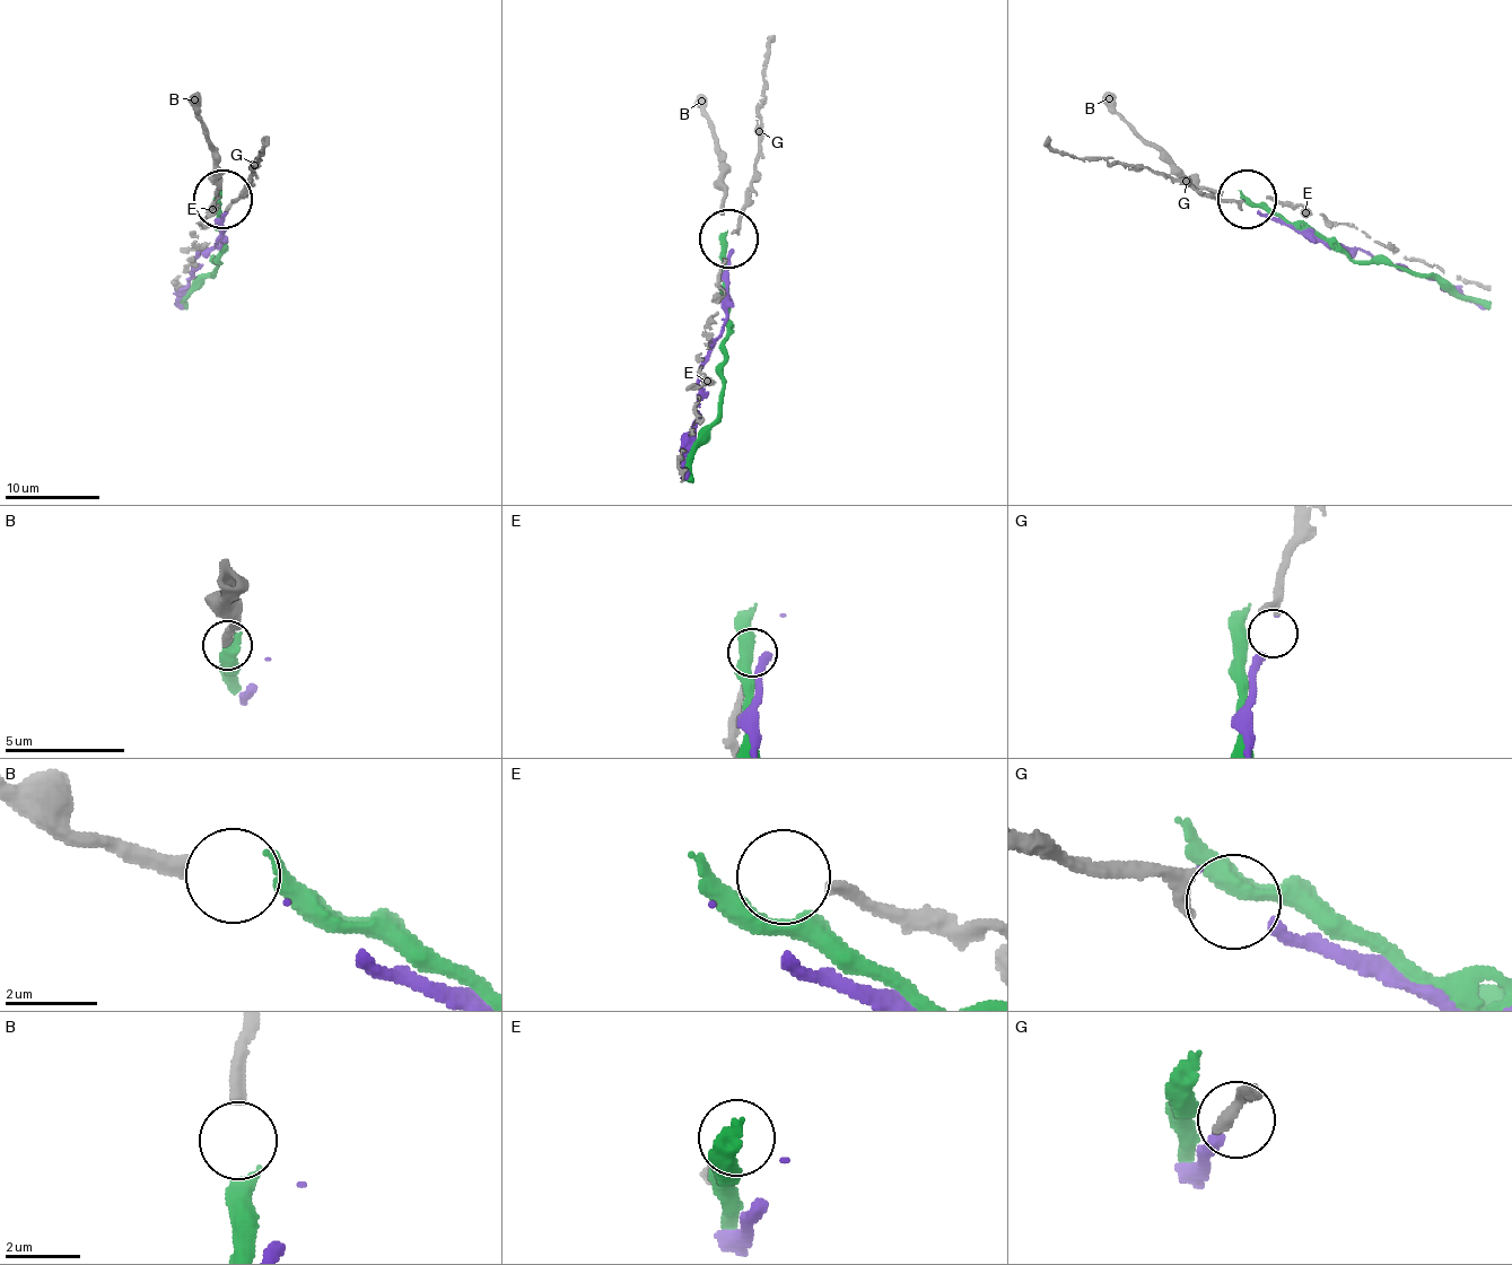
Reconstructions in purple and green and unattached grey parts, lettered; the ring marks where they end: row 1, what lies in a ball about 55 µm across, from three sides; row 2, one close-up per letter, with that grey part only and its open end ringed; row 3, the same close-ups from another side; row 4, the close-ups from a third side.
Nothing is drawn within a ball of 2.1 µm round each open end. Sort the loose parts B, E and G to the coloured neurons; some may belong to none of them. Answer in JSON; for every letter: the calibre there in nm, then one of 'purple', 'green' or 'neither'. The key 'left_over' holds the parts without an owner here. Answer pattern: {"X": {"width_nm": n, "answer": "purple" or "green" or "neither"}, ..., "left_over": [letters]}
{"B": {"width_nm": 360, "answer": "green"}, "E": {"width_nm": 300, "answer": "neither"}, "G": {"width_nm": 400, "answer": "purple"}, "left_over": ["E"]}

